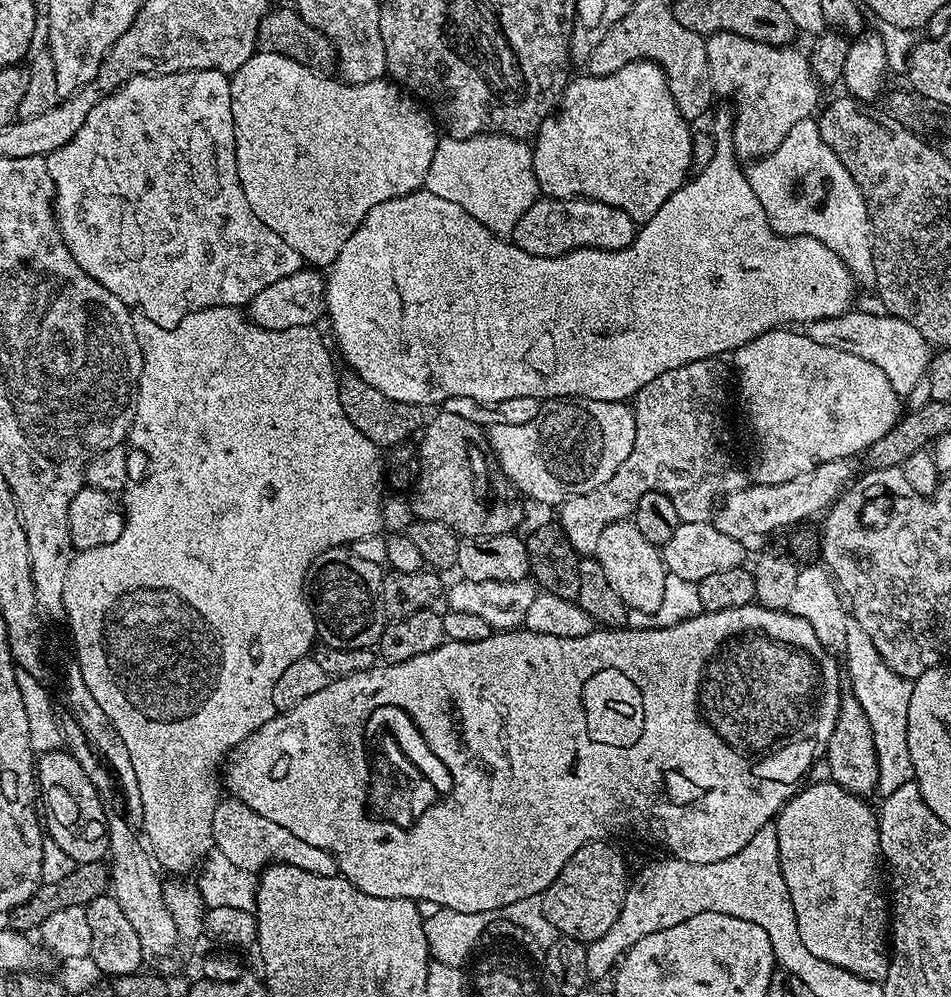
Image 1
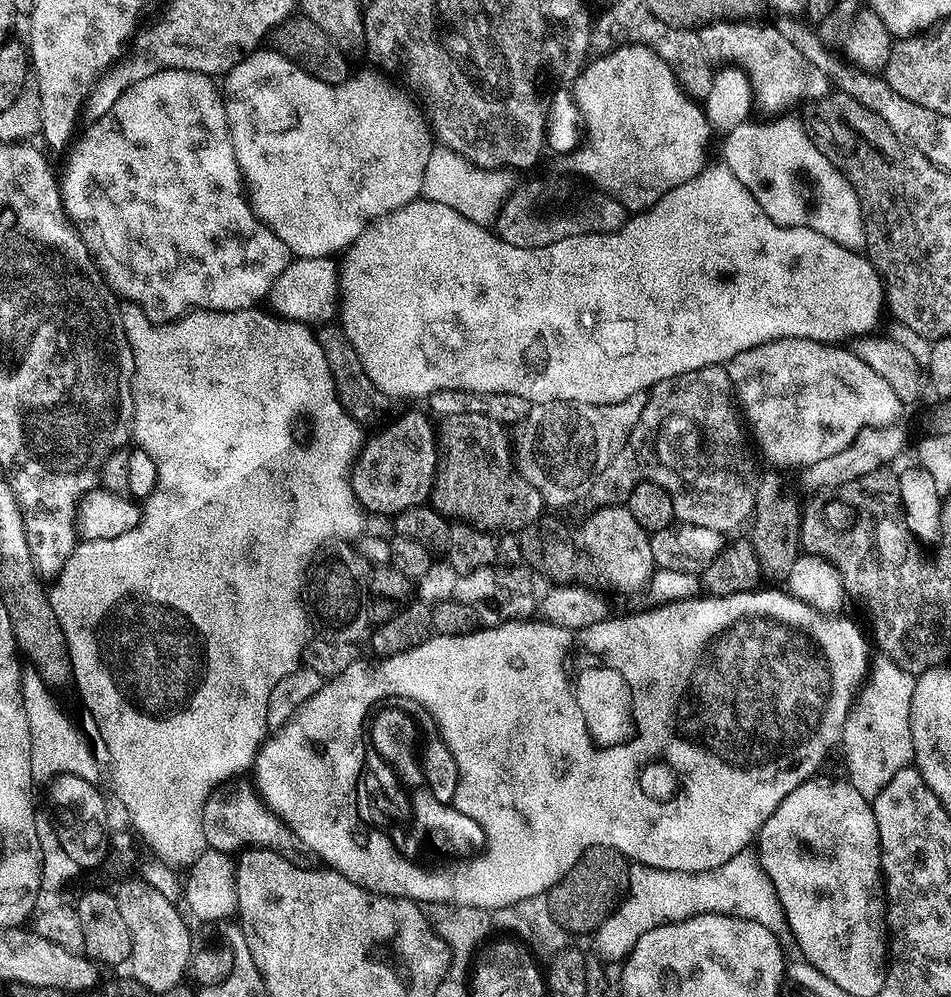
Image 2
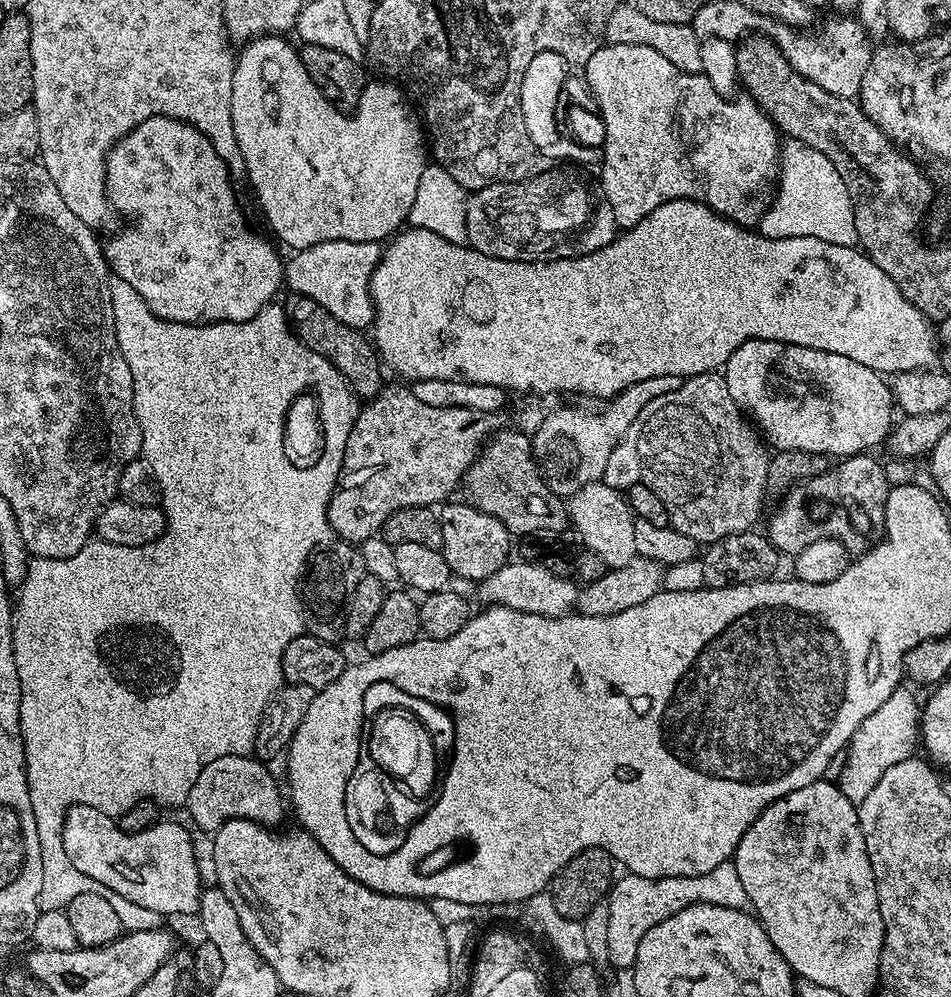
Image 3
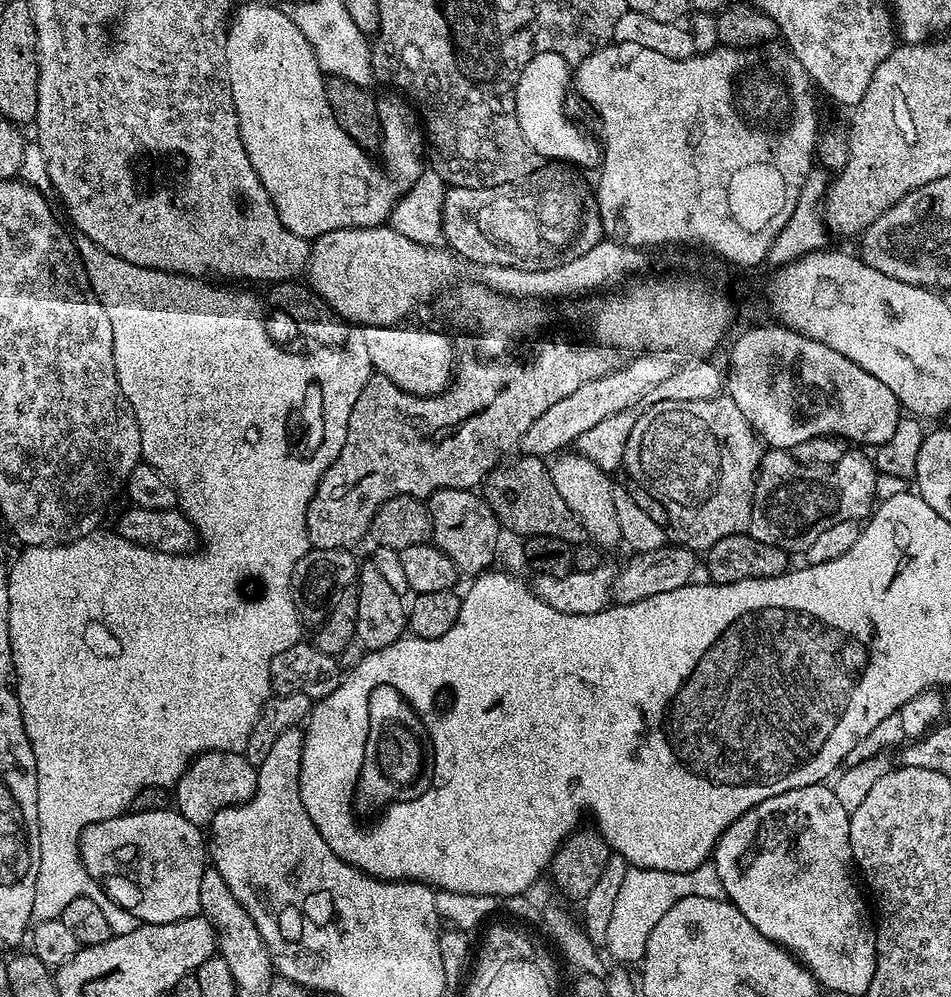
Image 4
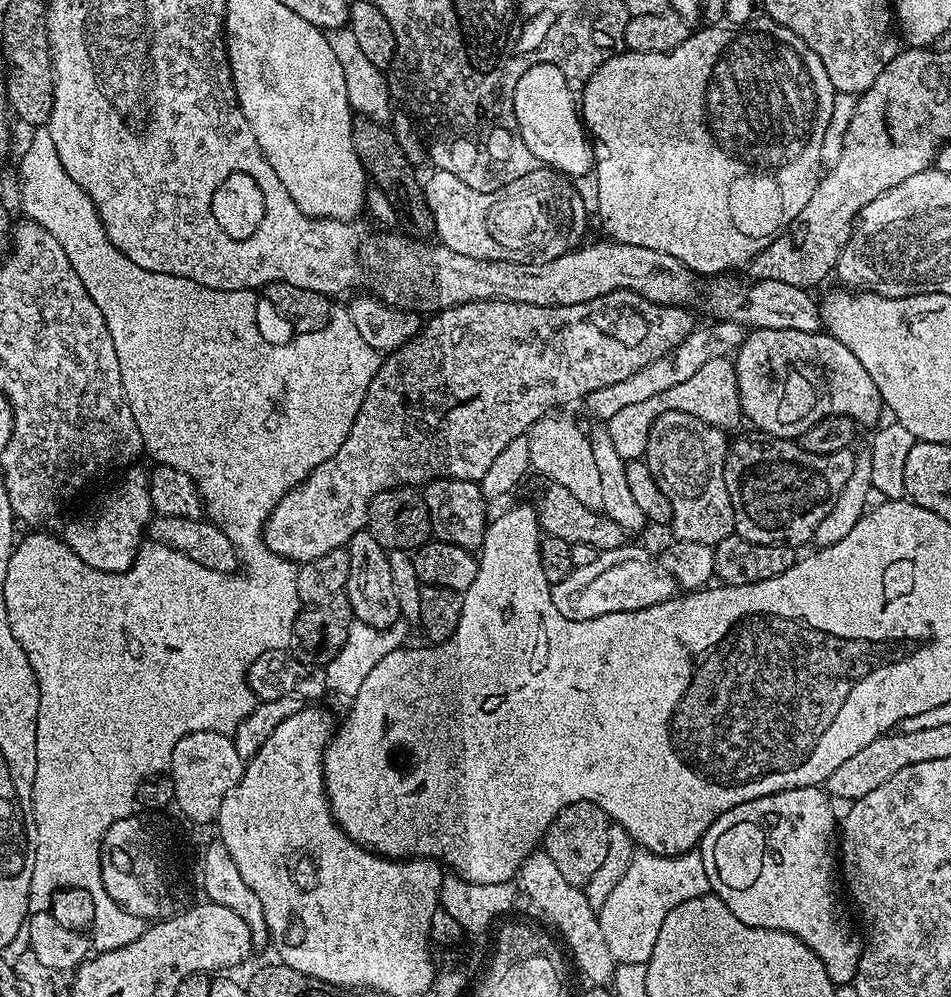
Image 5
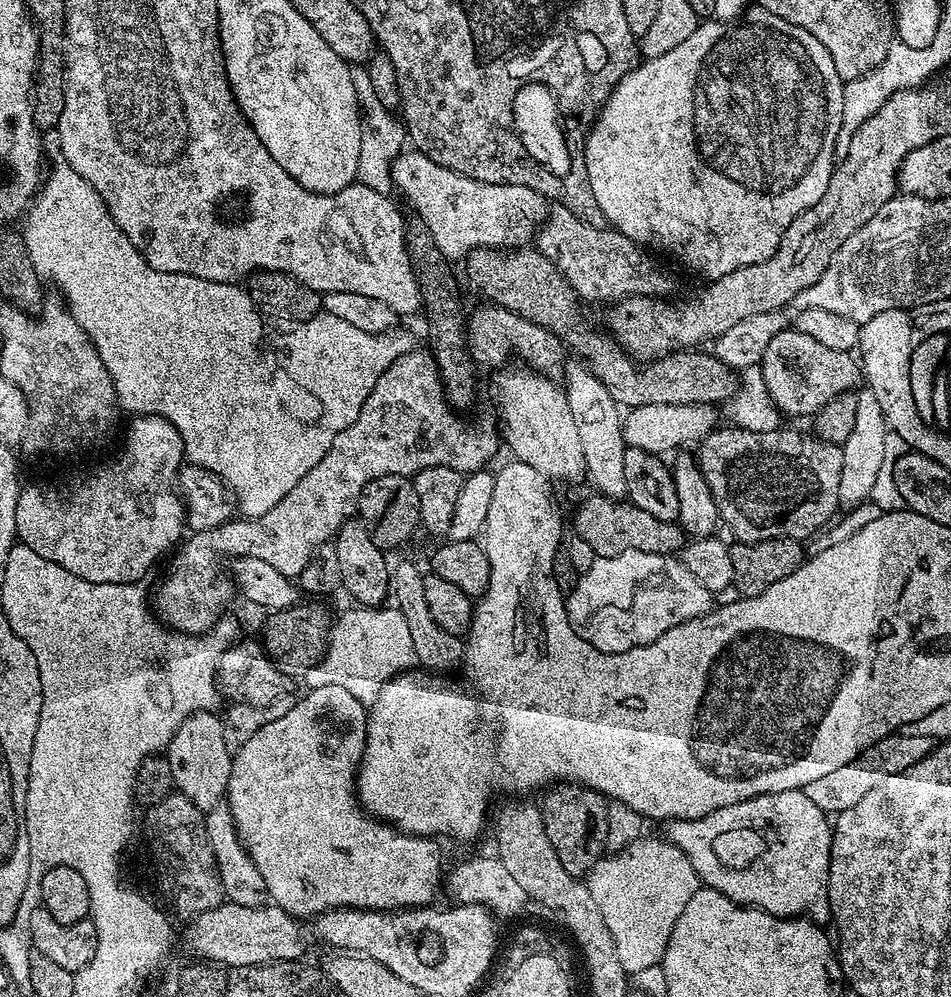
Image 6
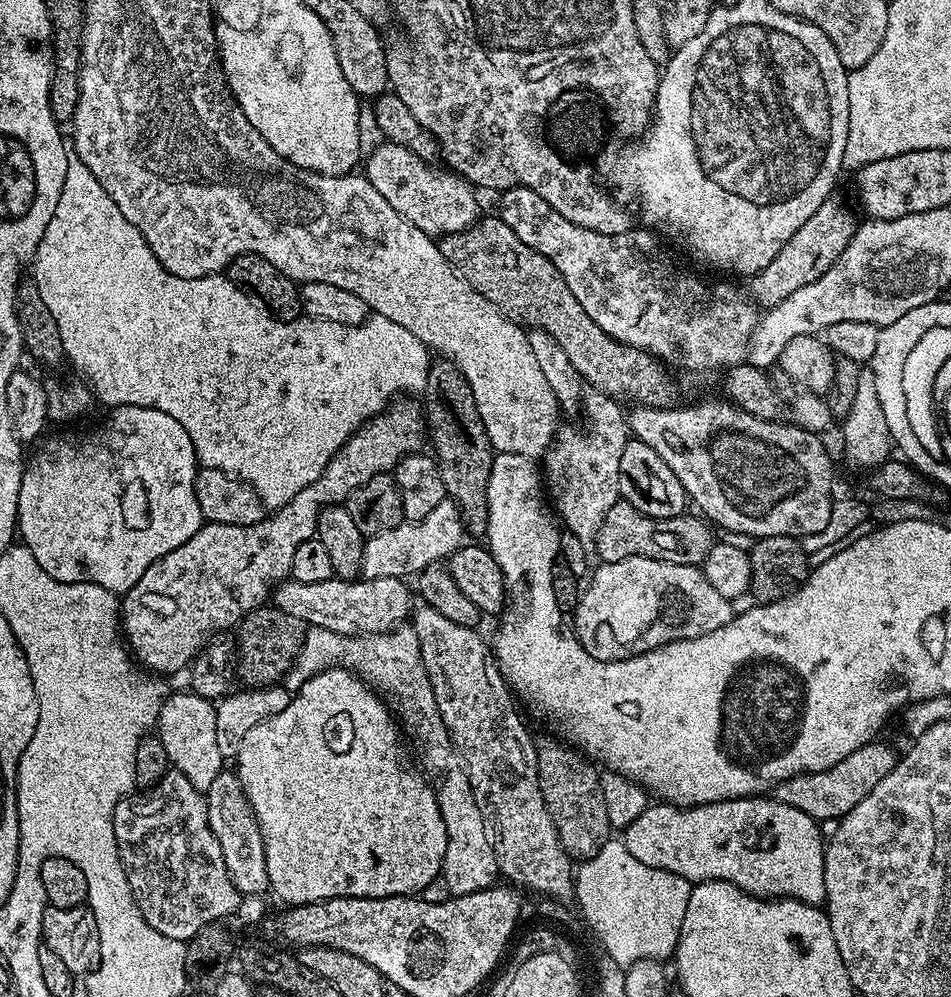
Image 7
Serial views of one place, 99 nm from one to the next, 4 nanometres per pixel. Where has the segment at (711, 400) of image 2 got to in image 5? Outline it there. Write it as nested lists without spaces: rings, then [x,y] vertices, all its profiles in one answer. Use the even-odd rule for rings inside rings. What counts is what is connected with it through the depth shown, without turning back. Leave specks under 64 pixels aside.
[[[667,412],[657,418],[650,426],[648,441],[643,454],[643,461],[648,465],[654,482],[658,482],[658,490],[670,498],[672,522],[670,531],[676,540],[699,542],[702,545],[715,545],[723,538],[735,533],[732,490],[725,478],[725,462],[728,460],[730,442],[727,433],[712,424],[704,423],[697,416],[685,412]]]

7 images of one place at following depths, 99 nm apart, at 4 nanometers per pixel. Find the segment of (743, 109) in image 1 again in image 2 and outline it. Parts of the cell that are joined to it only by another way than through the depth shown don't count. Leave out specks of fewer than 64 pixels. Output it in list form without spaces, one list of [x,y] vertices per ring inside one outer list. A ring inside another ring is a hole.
[[[718,20],[711,24],[705,24],[699,29],[700,41],[706,50],[708,59],[716,66],[735,66],[741,68],[748,76],[748,82],[752,87],[754,104],[757,109],[770,114],[787,113],[791,104],[799,100],[815,102],[823,100],[829,95],[830,85],[826,74],[818,70],[798,49],[790,46],[782,34],[774,26],[768,28],[757,22],[741,22],[738,20]]]

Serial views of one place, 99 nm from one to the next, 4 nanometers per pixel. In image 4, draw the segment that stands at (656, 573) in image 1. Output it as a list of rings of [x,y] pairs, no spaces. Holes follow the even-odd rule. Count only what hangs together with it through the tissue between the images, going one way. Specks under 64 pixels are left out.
[[[560,454],[551,461],[550,471],[552,473],[552,481],[554,486],[558,486],[558,494],[562,494],[562,502],[566,502],[566,506],[570,506],[570,510],[576,512],[576,516],[582,522],[585,537],[591,543],[599,546],[601,549],[607,550],[621,543],[617,511],[614,508],[615,487],[612,482],[613,477],[609,473],[604,472],[594,462],[590,462],[590,458],[573,454],[573,456],[564,456],[568,454]]]

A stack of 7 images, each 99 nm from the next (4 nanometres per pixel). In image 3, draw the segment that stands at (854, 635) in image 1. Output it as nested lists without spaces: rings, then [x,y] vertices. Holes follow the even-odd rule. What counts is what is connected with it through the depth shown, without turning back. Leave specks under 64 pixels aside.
[[[906,686],[896,688],[891,698],[884,702],[878,710],[870,714],[870,718],[866,718],[858,730],[851,736],[851,742],[848,744],[844,759],[846,758],[846,765],[843,766],[838,783],[840,789],[849,798],[852,804],[859,805],[863,802],[868,794],[872,791],[874,786],[878,784],[878,780],[882,778],[890,770],[891,766],[896,766],[900,762],[911,759],[915,755],[915,748],[918,748],[919,743],[919,713],[920,704],[915,696],[906,689]]]

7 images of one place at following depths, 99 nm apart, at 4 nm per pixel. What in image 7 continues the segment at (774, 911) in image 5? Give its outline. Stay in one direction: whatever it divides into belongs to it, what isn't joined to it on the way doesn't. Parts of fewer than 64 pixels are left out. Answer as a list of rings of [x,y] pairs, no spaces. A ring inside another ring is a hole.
[[[763,795],[746,796],[743,800],[723,800],[713,804],[694,804],[691,806],[681,806],[678,804],[669,804],[667,802],[652,802],[638,818],[628,828],[623,829],[622,839],[626,850],[651,868],[661,868],[667,872],[678,874],[690,882],[699,882],[701,880],[725,880],[731,884],[738,885],[742,891],[750,893],[752,896],[761,898],[787,898],[789,900],[800,900],[804,904],[815,904],[817,906],[825,903],[824,895],[826,894],[826,882],[824,881],[824,849],[826,847],[825,837],[820,837],[821,825],[812,819],[810,814],[798,810],[794,806],[786,806],[780,800],[769,798]]]

